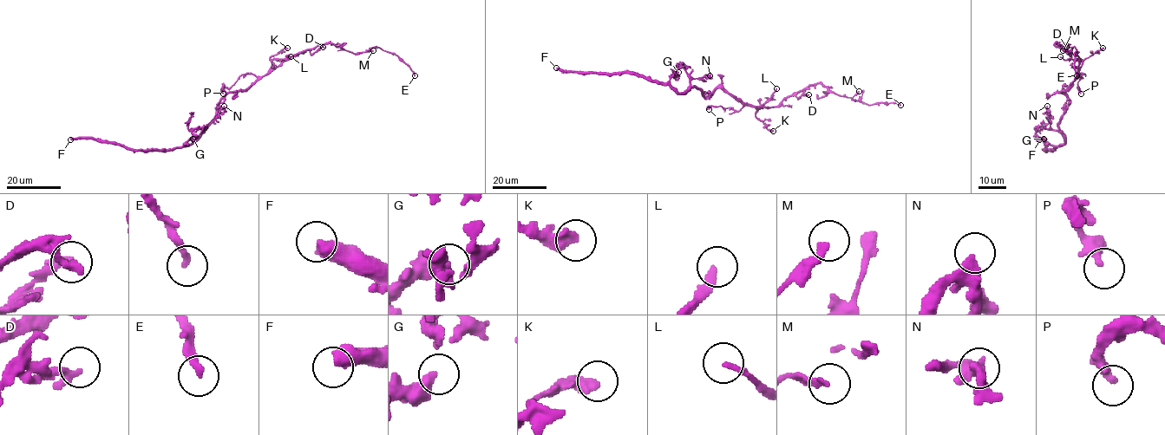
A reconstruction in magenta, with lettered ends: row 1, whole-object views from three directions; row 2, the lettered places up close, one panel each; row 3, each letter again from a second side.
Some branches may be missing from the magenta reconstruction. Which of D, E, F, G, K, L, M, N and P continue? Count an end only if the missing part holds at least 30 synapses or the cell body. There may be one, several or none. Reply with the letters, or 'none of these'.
L

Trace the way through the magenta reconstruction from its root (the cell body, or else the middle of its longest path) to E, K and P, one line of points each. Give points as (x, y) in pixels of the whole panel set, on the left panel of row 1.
E: (244, 90), (289, 57), (324, 43), (332, 43), (353, 53), (367, 52), (376, 47), (394, 53), (415, 75)
K: (244, 90), (269, 70), (271, 56), (287, 48)
P: (244, 90), (257, 79), (253, 74), (242, 74), (229, 88), (224, 88), (223, 94)

